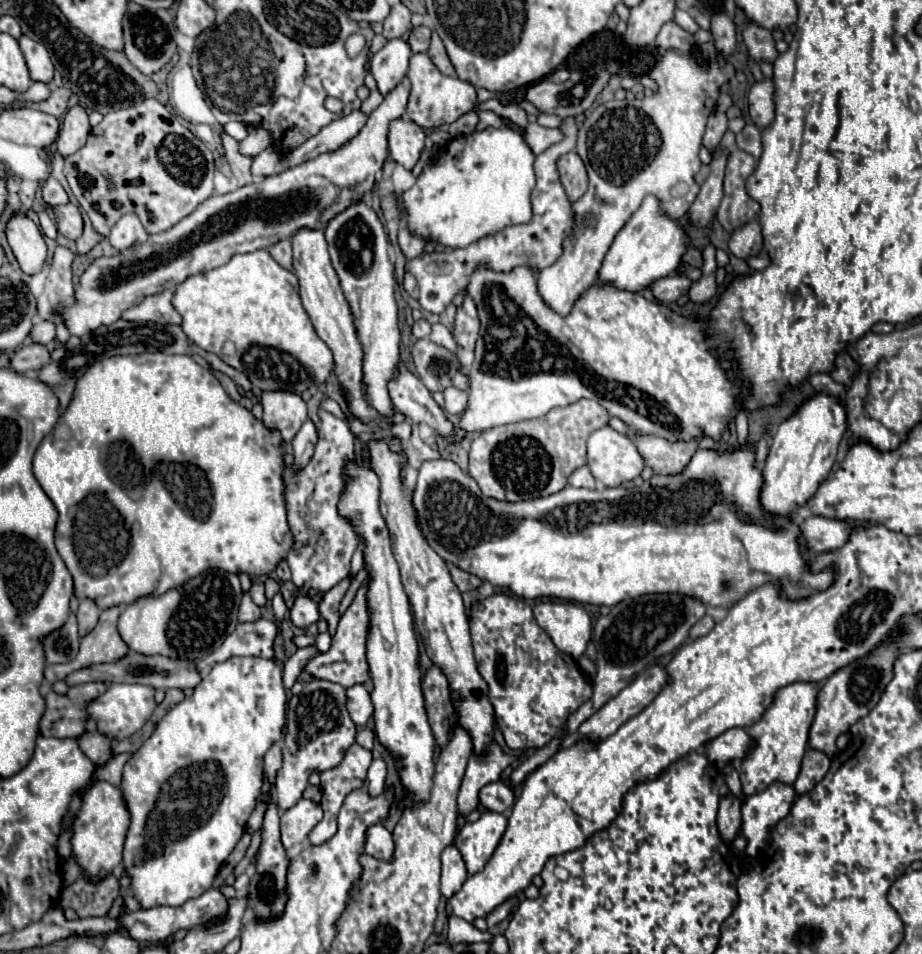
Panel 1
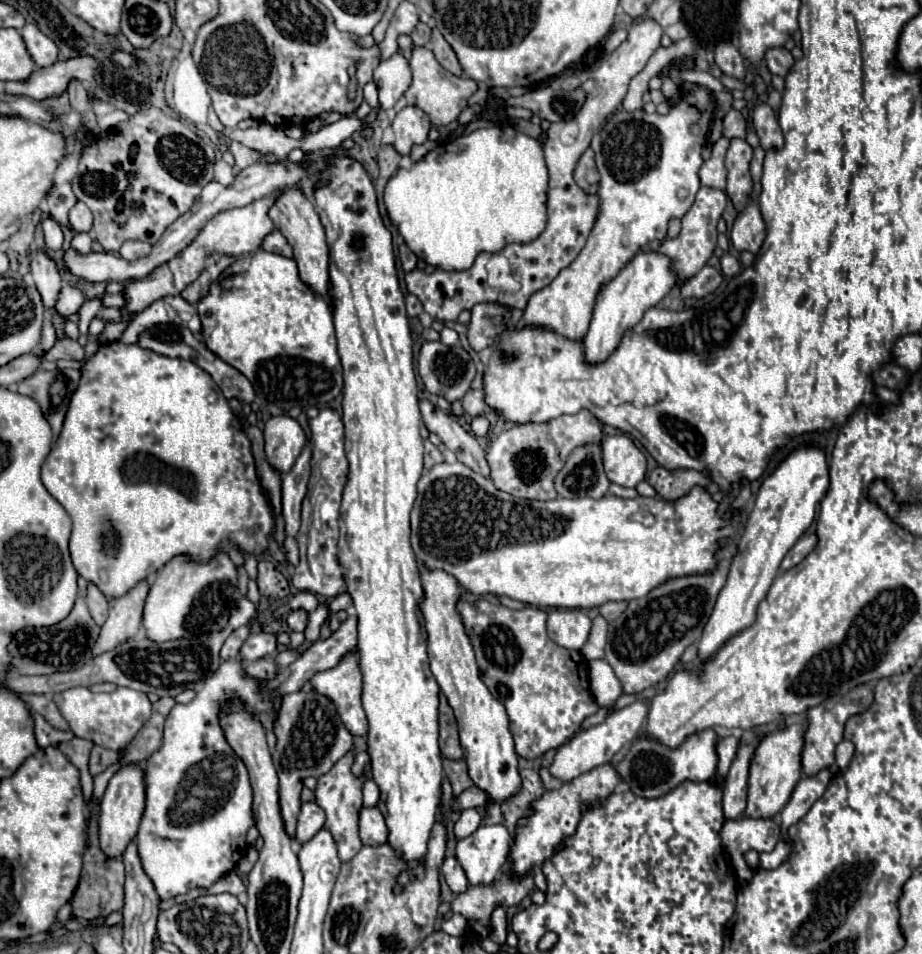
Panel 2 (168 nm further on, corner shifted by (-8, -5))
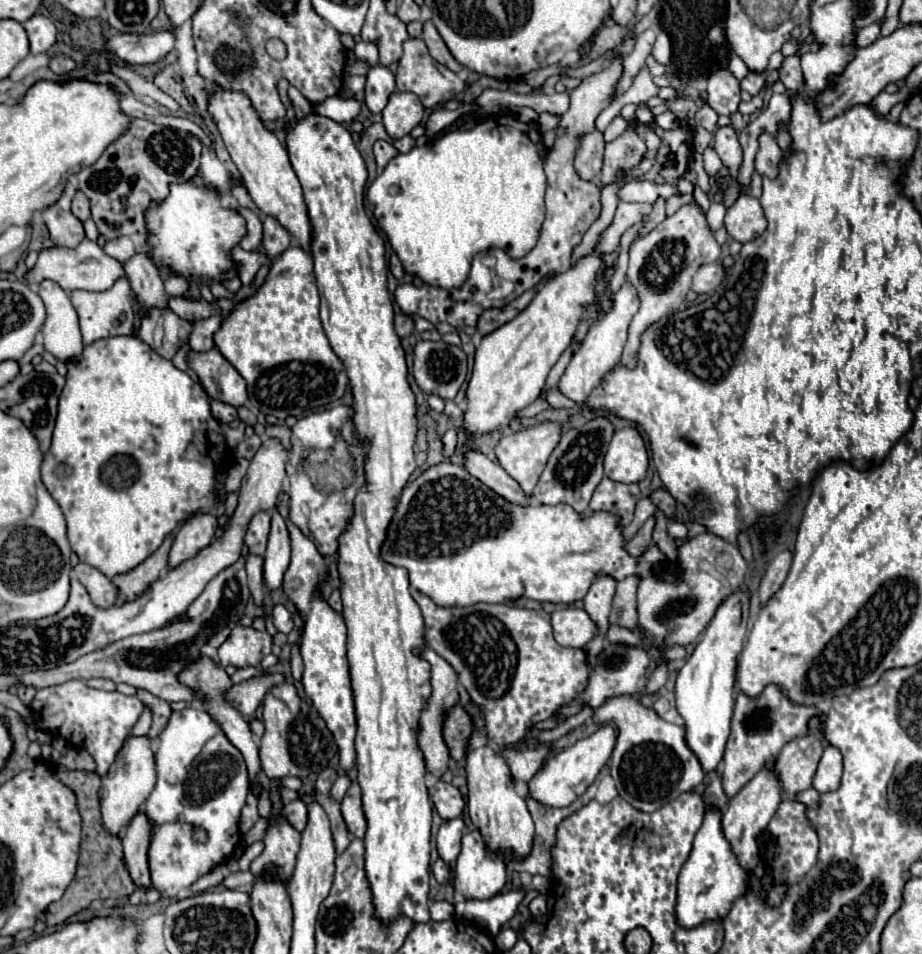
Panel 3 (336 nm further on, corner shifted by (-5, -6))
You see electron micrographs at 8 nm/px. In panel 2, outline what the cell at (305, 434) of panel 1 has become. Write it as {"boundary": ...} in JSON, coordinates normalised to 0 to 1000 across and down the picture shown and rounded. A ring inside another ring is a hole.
{"boundary":[[[332,469],[321,481],[319,490],[306,498],[306,540],[310,546],[308,584],[317,594],[323,592],[321,561],[325,552],[325,529],[334,513],[334,500],[336,500],[336,469]]]}

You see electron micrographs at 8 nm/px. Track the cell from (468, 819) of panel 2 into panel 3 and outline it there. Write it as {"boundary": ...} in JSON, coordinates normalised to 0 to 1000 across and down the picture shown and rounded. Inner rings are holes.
{"boundary":[[[491,857],[491,860],[483,860],[480,866],[476,868],[476,874],[474,874],[476,897],[489,908],[489,912],[491,912],[491,904],[500,891],[502,870],[504,870],[502,857]]]}

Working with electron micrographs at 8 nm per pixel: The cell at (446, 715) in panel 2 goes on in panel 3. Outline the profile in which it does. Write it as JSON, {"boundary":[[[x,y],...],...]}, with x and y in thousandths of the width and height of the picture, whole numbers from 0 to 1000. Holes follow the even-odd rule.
{"boundary":[[[493,738],[491,742],[485,744],[483,755],[480,755],[480,776],[491,797],[498,799],[504,792],[504,778],[511,765],[513,765],[513,759],[500,738]]]}

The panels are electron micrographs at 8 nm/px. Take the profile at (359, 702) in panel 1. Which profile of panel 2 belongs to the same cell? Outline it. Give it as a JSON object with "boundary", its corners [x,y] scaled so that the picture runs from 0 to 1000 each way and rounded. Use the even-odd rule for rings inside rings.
{"boundary":[[[384,684],[373,687],[364,699],[343,705],[338,710],[338,718],[347,729],[354,729],[364,739],[369,754],[384,773],[397,770],[399,756],[390,737],[393,708]]]}

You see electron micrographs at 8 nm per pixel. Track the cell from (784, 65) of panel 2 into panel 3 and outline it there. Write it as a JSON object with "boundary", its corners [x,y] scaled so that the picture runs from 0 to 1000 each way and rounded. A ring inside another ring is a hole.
{"boundary":[[[854,59],[845,71],[845,84],[851,88],[854,94],[867,94],[869,92],[869,69],[867,69],[867,59]]]}

